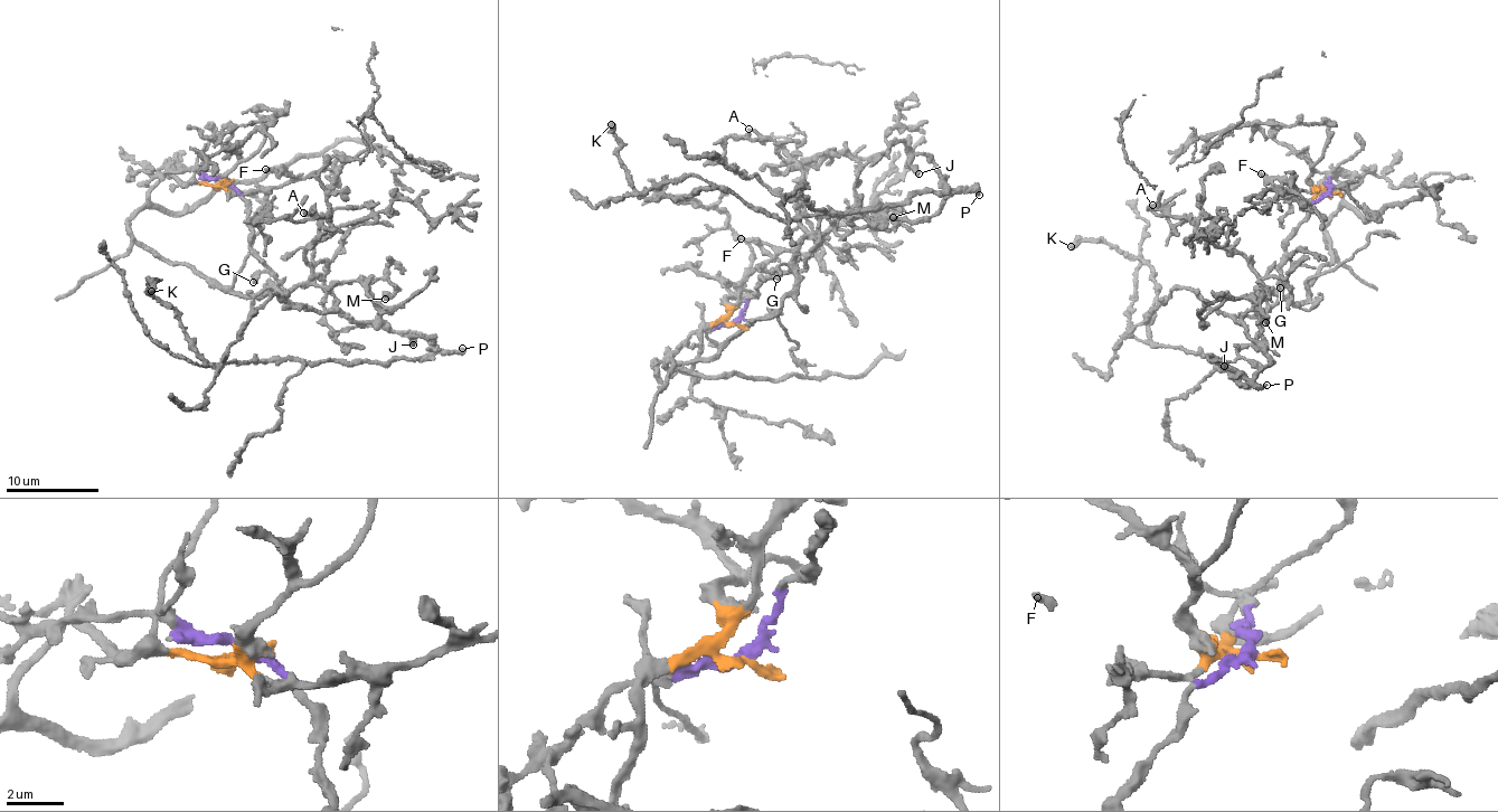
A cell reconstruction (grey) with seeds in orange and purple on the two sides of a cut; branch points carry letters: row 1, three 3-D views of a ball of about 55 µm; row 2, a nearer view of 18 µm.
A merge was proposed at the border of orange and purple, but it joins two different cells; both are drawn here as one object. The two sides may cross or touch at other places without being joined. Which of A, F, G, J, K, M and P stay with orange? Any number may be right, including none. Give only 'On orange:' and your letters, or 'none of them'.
On orange: A, F, M

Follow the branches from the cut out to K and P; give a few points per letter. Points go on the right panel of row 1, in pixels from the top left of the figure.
K: (1329, 192), (1287, 239), (1279, 298), (1239, 315), (1272, 359), (1249, 381), (1150, 339), (1150, 268), (1070, 247)
P: (1329, 192), (1317, 198), (1287, 239), (1283, 288), (1272, 305), (1235, 319), (1272, 359), (1254, 380), (1268, 384)

